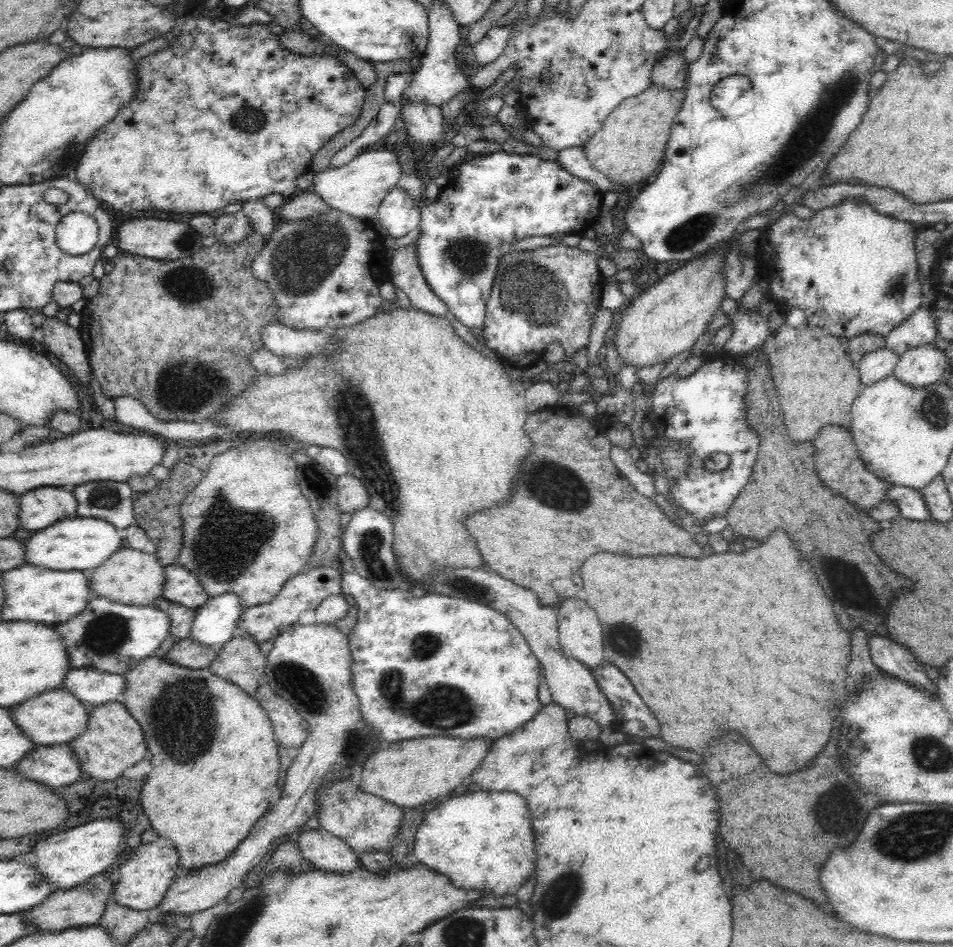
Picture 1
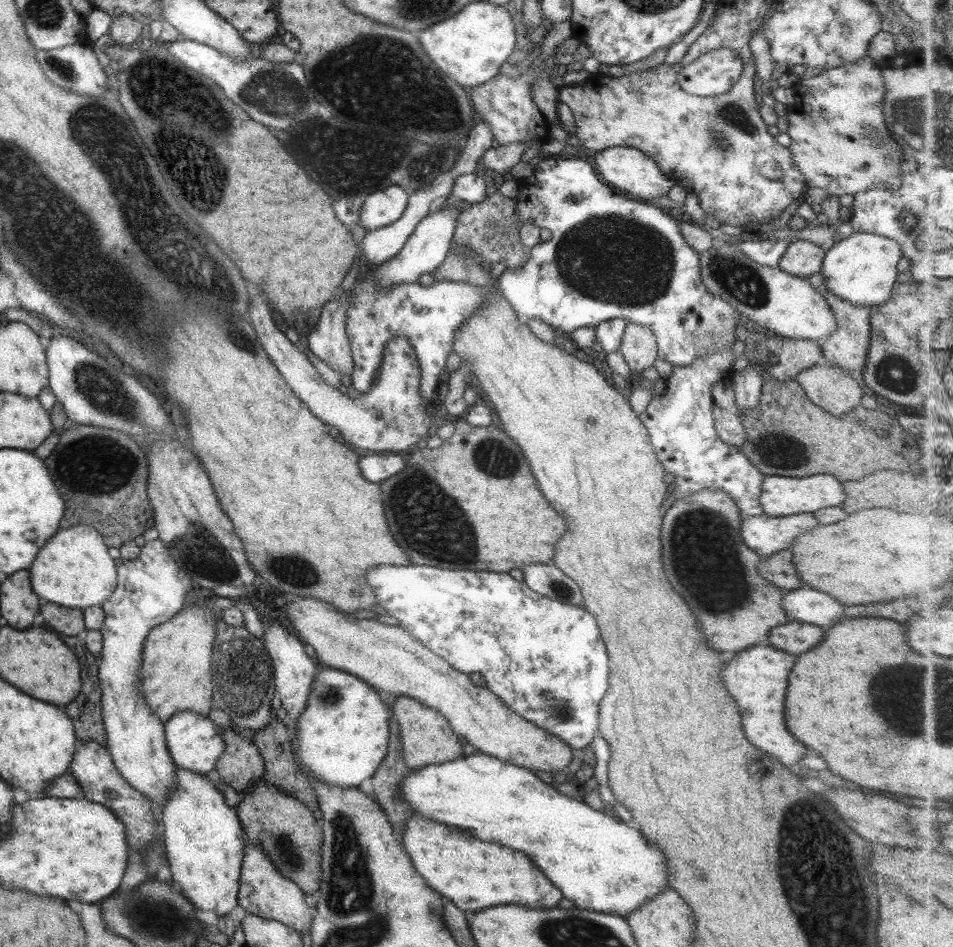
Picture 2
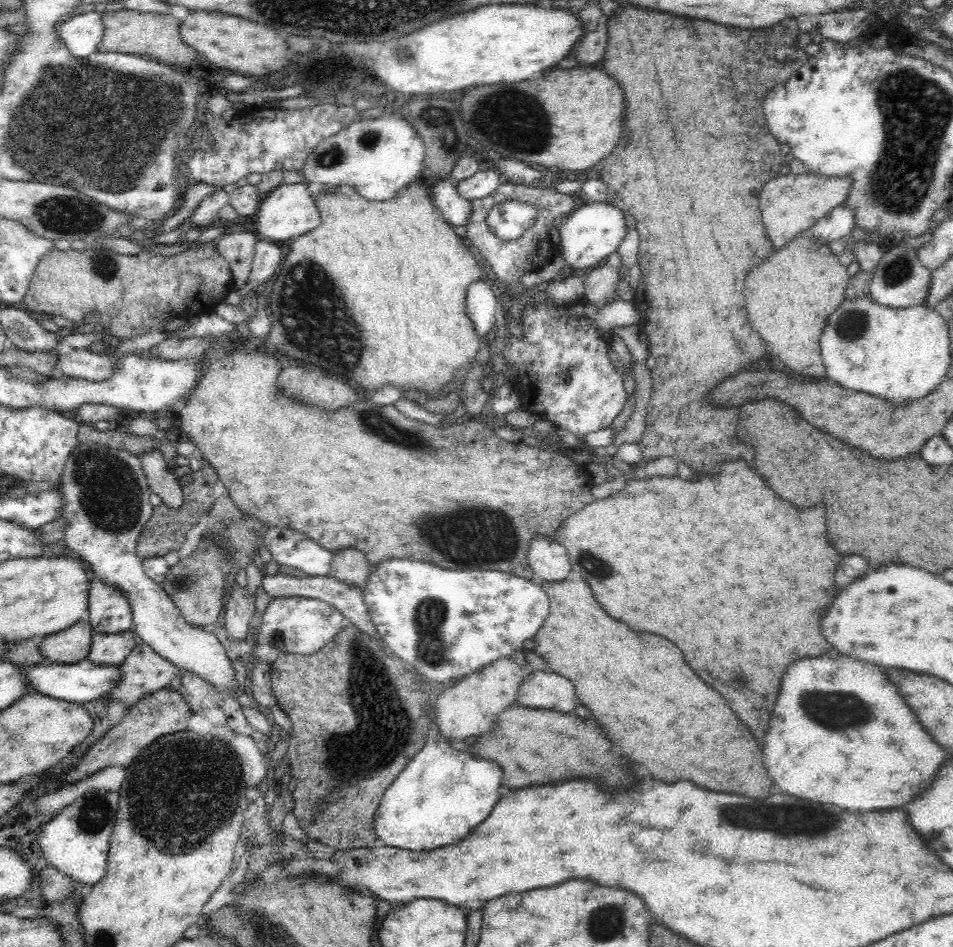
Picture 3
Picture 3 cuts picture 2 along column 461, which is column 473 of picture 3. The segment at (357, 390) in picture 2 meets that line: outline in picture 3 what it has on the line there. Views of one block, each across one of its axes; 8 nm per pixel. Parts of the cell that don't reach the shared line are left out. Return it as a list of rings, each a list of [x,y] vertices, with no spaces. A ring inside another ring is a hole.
[[[472,282],[468,285],[465,296],[468,310],[468,318],[475,326],[475,331],[484,341],[491,336],[491,328],[494,326],[497,306],[500,305],[494,292],[487,283]]]

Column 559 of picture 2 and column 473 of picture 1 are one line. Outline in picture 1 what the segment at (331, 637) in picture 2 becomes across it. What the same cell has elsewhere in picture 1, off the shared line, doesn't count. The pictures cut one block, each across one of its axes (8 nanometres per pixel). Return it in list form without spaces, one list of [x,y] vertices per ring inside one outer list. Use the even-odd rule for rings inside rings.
[[[429,736],[396,742],[388,750],[382,750],[380,754],[376,754],[374,760],[366,762],[362,778],[357,779],[357,784],[363,792],[378,795],[404,810],[408,807],[414,810],[420,805],[440,798],[440,796],[450,794],[454,788],[460,786],[464,778],[470,776],[480,766],[483,758],[488,754],[490,745],[491,741],[483,738],[462,739],[445,736]]]

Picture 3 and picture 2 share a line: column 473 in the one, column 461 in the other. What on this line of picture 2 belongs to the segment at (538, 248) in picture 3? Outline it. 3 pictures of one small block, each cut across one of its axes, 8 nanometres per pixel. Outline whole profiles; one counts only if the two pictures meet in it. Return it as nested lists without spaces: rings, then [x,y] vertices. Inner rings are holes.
[[[493,189],[488,192],[484,200],[470,204],[464,200],[455,199],[451,195],[448,196],[444,204],[446,207],[456,207],[458,209],[458,218],[456,218],[456,228],[452,243],[456,242],[464,246],[470,246],[477,254],[484,258],[485,262],[496,264],[496,262],[506,262],[506,270],[519,270],[520,265],[524,265],[524,261],[528,261],[528,253],[530,248],[524,246],[520,240],[519,227],[515,224],[516,201],[513,198],[506,198],[497,190]],[[492,221],[499,222],[497,230],[491,230]]]

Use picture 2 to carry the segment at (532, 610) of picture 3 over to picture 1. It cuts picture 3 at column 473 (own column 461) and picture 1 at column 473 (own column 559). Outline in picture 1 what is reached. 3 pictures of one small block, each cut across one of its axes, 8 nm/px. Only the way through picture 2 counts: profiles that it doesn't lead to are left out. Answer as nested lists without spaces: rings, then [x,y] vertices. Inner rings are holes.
[[[344,571],[341,579],[343,580],[341,592],[358,607],[357,622],[348,637],[352,659],[351,687],[359,698],[361,704],[359,711],[362,718],[366,724],[374,728],[374,734],[378,740],[396,742],[396,740],[408,741],[429,736],[445,736],[462,739],[483,738],[492,741],[514,732],[540,712],[543,707],[538,701],[540,663],[538,663],[536,655],[532,653],[522,633],[516,629],[512,622],[508,621],[508,617],[504,616],[502,612],[492,610],[484,603],[478,604],[478,601],[469,601],[438,593],[424,593],[419,597],[413,591],[404,591],[398,588],[378,590],[355,571]]]

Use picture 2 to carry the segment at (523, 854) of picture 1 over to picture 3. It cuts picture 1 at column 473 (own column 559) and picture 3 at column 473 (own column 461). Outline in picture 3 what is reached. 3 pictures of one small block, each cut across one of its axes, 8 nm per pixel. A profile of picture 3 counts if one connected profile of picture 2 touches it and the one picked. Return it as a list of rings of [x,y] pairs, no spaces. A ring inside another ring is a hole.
[[[435,705],[427,711],[431,721],[426,746],[398,774],[375,812],[374,828],[380,844],[386,846],[421,851],[454,844],[466,838],[490,814],[504,791],[498,790],[503,788],[500,765],[456,749],[438,732]]]

